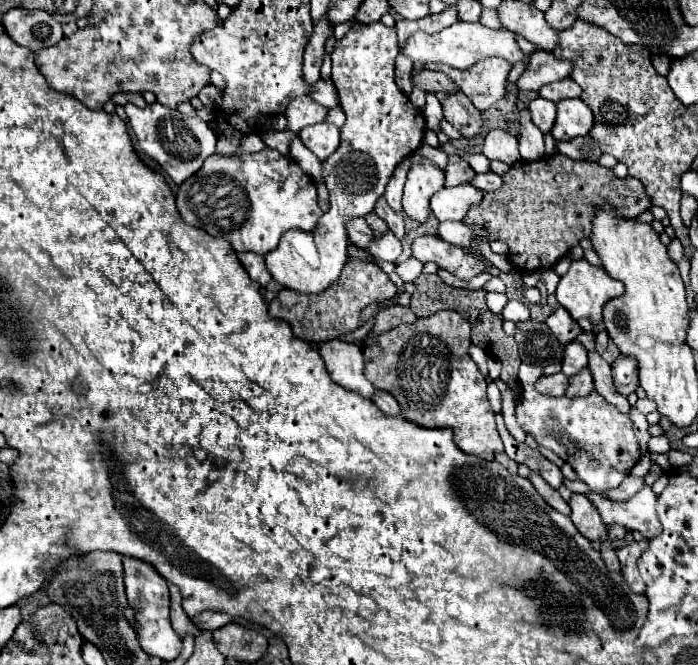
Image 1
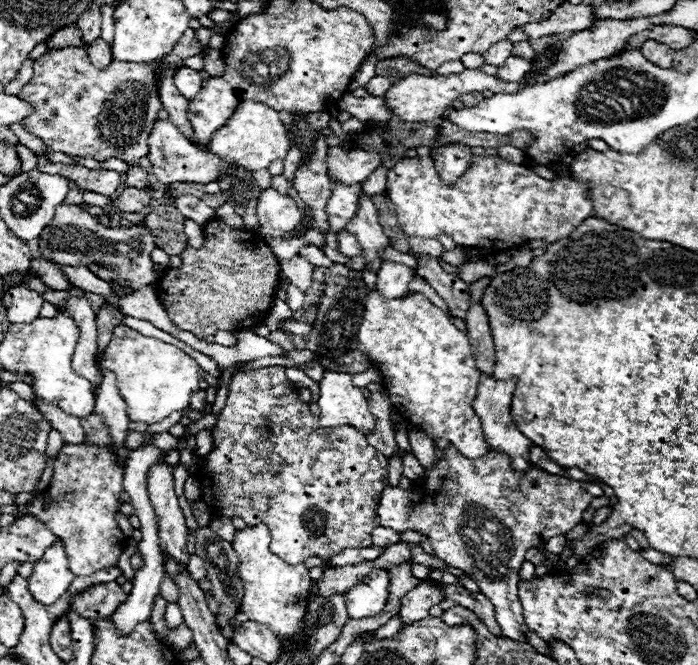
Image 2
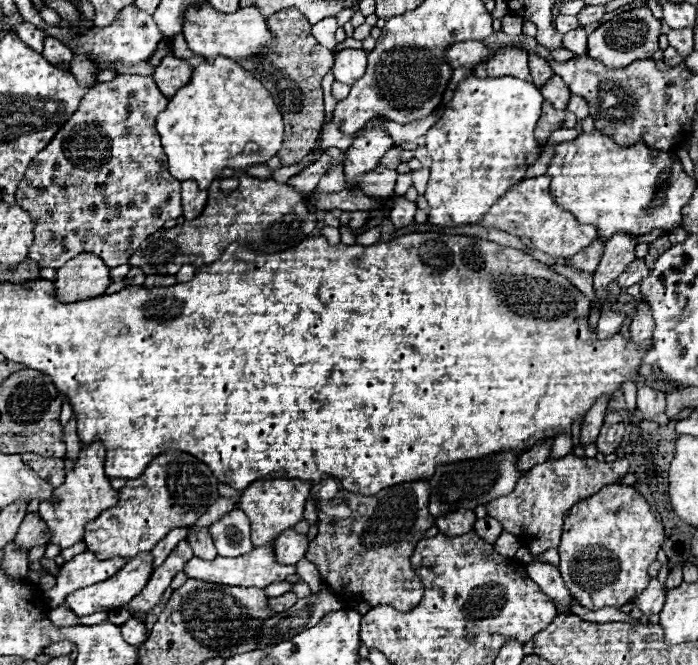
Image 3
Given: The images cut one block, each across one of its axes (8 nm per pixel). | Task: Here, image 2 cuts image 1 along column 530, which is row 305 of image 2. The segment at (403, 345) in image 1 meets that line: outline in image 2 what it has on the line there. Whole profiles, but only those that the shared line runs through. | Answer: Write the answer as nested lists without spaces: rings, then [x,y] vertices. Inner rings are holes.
[[[420,256],[418,262],[420,262],[420,266],[416,272],[422,278],[426,278],[428,284],[444,298],[444,302],[448,304],[452,314],[456,318],[464,320],[468,310],[470,310],[470,288],[468,288],[468,284],[464,280],[460,280],[456,274],[444,272],[440,262],[430,258],[430,256]]]

